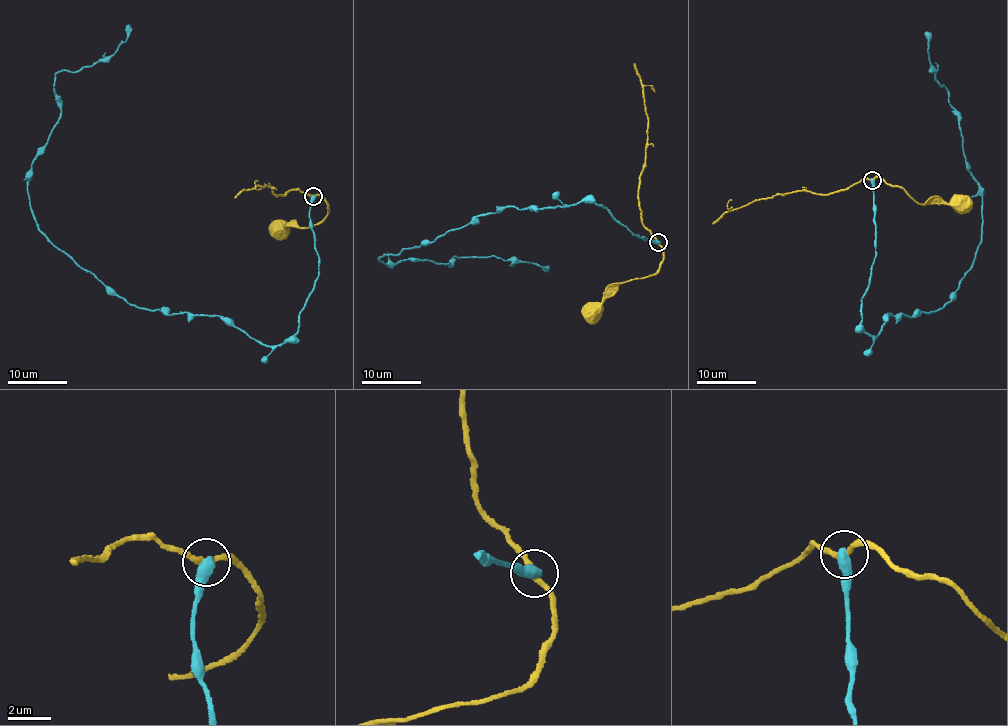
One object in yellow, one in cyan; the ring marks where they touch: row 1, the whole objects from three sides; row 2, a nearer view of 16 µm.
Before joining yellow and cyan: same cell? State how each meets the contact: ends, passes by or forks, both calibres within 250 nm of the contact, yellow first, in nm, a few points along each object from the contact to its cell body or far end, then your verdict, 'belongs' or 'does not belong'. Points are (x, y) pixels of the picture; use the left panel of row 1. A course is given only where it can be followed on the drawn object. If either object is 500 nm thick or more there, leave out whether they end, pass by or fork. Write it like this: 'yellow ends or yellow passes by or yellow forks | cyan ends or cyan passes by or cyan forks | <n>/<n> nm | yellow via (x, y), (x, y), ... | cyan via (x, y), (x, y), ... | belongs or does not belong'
240/550 nm | yellow via (313, 196), (321, 196), (329, 205), (319, 223), (300, 227), (293, 220), (279, 230) | cyan via (313, 196), (318, 277), (279, 345), (129, 305), (62, 253), (27, 174), (55, 75), (106, 61), (129, 25) | does not belong

